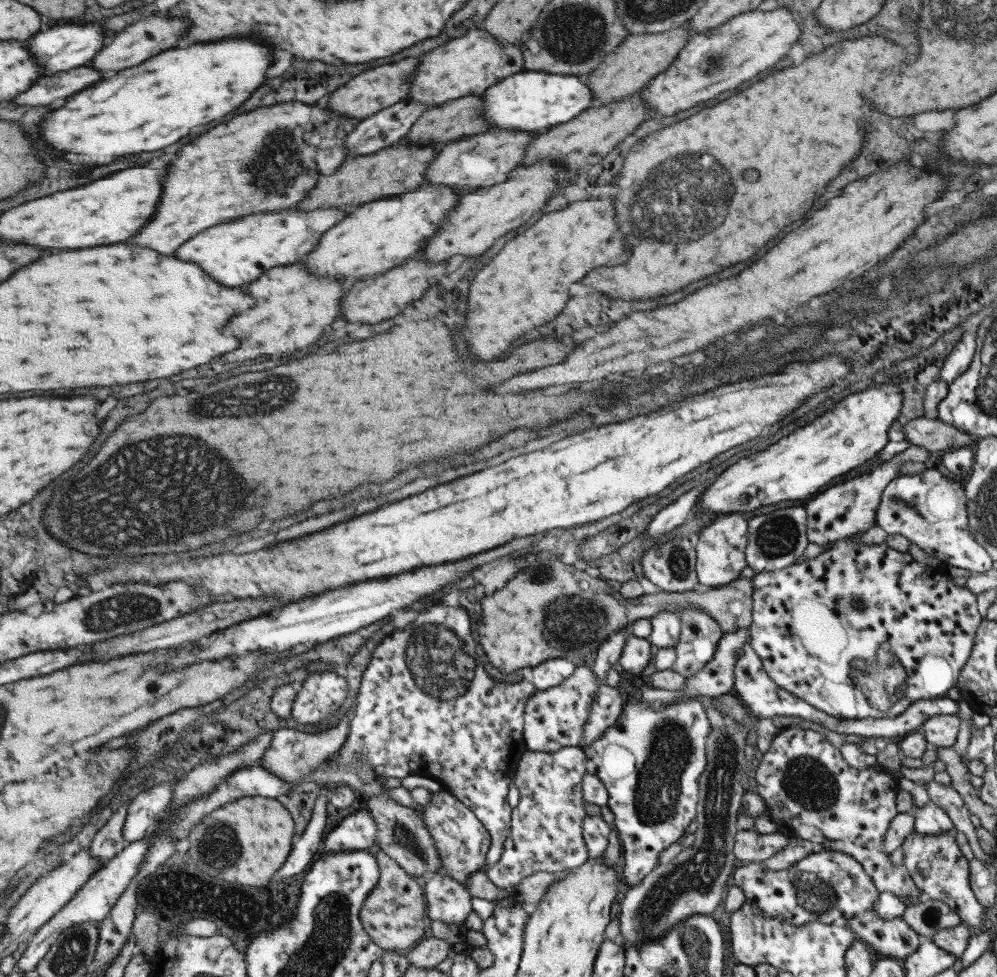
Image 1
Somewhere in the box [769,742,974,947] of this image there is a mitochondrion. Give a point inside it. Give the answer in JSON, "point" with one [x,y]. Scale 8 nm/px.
{"point":[810,783]}

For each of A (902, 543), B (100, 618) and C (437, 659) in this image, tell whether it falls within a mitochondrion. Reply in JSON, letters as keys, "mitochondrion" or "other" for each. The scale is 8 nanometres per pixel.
{"A":"other","B":"mitochondrion","C":"mitochondrion"}

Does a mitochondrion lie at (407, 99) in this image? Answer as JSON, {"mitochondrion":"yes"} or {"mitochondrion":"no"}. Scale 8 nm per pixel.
{"mitochondrion":"no"}

